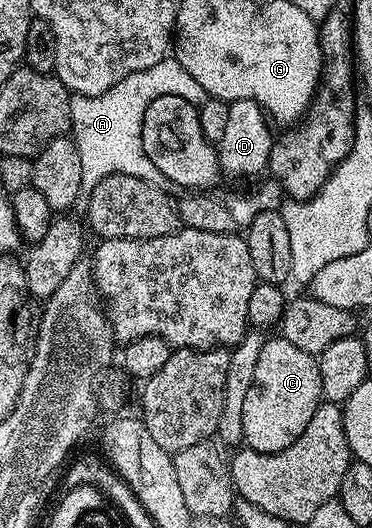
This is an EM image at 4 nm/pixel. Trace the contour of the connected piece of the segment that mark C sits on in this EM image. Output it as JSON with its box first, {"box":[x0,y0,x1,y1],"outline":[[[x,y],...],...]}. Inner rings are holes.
{"box":[242,335,322,453],"outline":[[[283,335],[265,340],[262,355],[254,367],[254,383],[242,403],[243,444],[259,453],[277,453],[302,431],[314,416],[322,400],[322,379],[320,362],[313,354],[294,347]]]}

